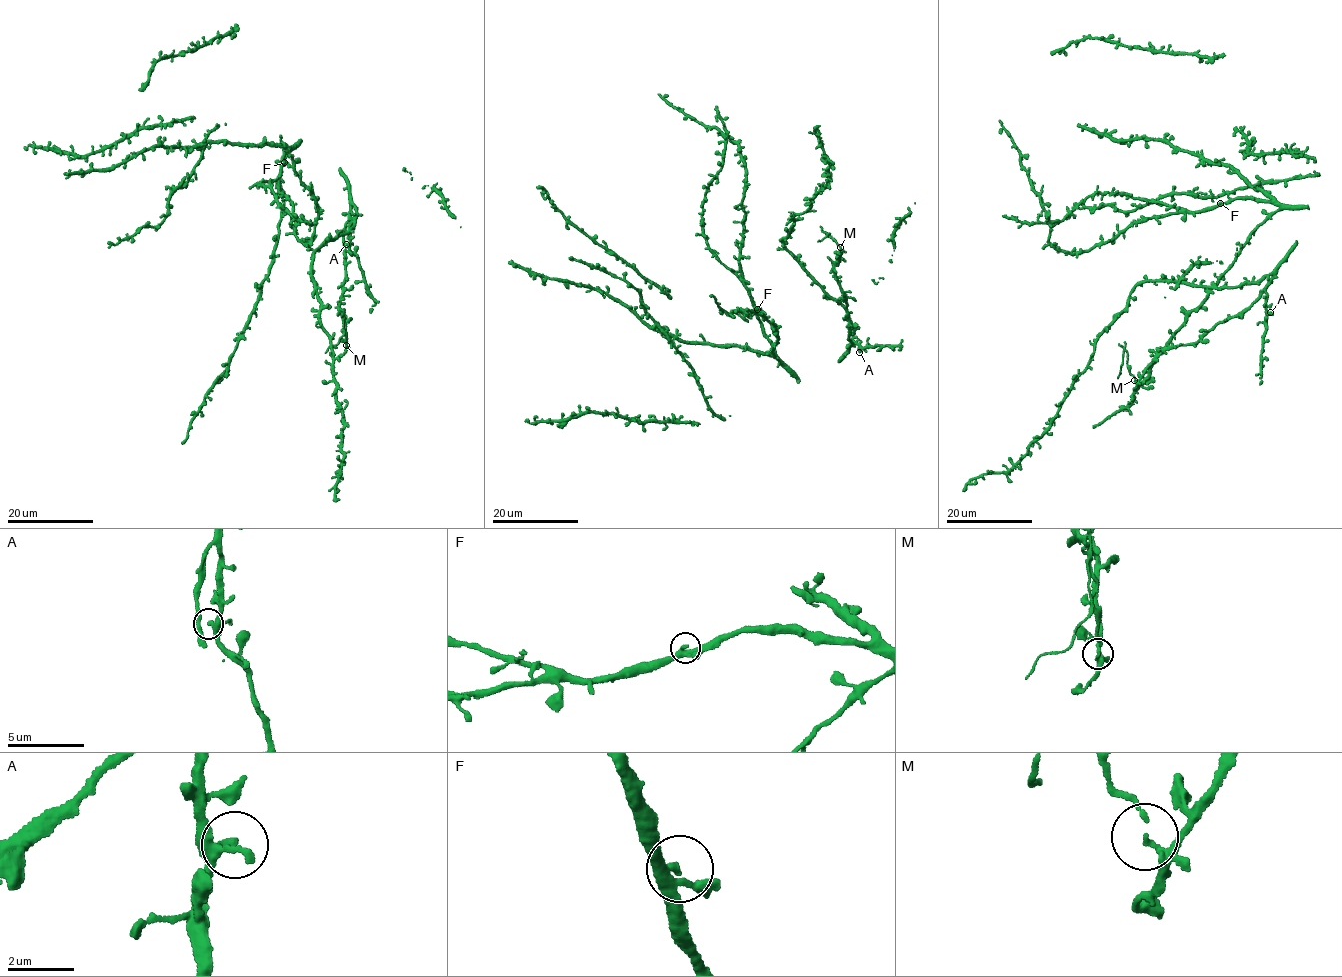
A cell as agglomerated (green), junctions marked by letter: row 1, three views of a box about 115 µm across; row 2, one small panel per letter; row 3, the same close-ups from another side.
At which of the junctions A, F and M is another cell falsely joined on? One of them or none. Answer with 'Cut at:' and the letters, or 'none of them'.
Cut at: M

